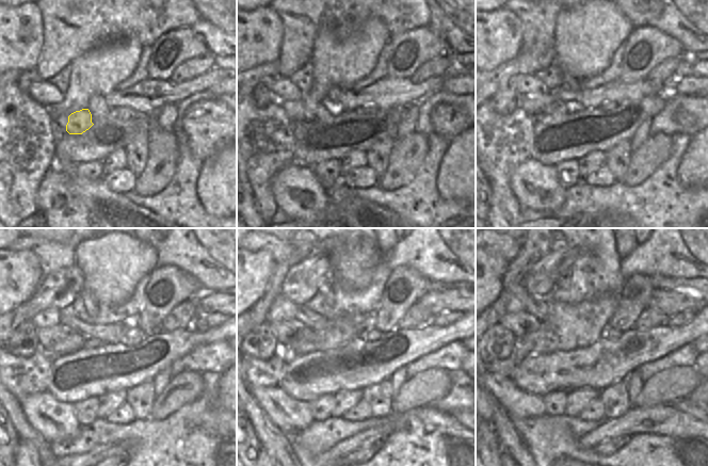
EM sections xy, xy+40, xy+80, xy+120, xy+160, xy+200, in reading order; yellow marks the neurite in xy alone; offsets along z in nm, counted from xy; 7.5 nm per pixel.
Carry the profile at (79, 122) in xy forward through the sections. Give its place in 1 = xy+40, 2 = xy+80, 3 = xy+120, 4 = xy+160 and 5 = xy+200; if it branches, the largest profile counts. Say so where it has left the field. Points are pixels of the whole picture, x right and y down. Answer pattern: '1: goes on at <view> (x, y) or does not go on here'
1: goes on at xy+40 (295, 110)
2: goes on at xy+80 (534, 105)
3: goes on at xy+120 (59, 340)
4: goes on at xy+160 (284, 332)
5: goes on at xy+200 (519, 323)

